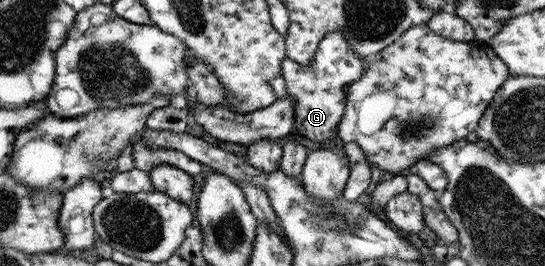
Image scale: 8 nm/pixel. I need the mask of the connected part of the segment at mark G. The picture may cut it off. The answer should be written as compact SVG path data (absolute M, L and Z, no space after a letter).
M341 31L327 33L316 50L316 59L309 66L301 66L286 58L281 63L287 84L287 96L295 100L295 129L291 133L304 135L316 145L328 145L338 140L340 121L348 107L348 89L365 72L364 60L349 50Z

